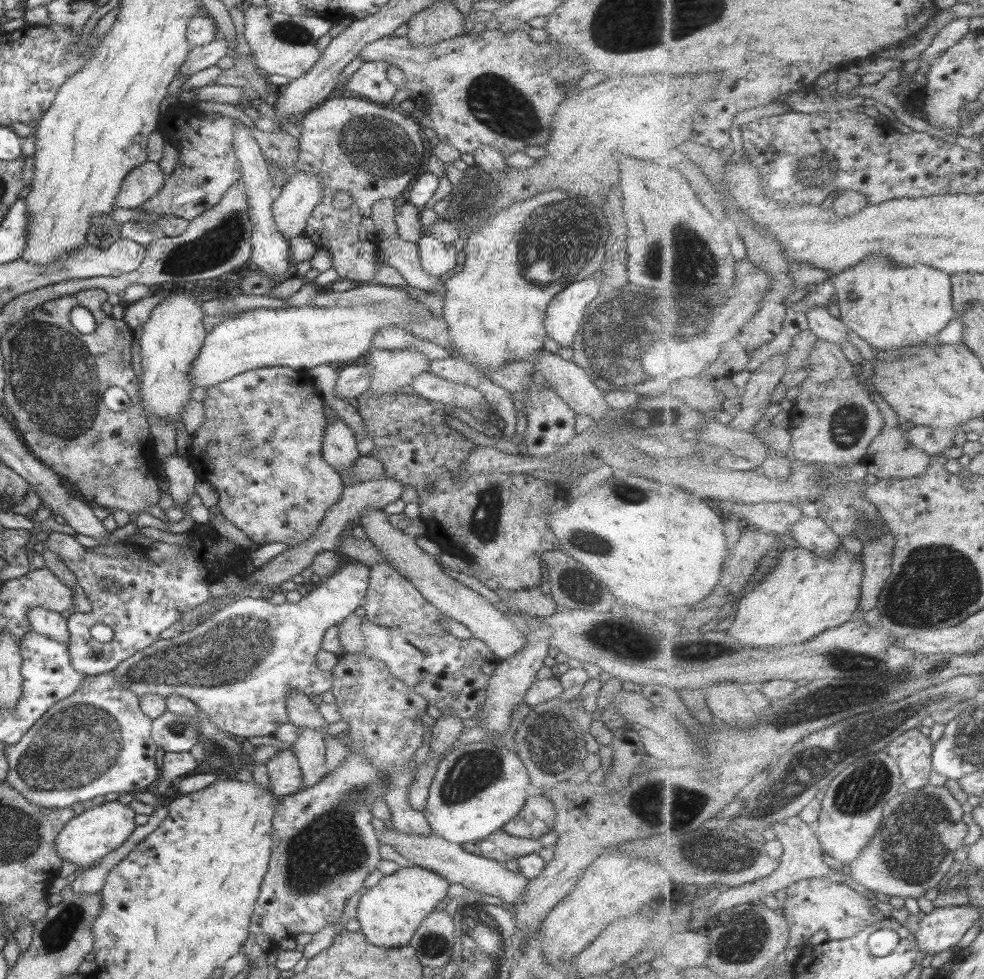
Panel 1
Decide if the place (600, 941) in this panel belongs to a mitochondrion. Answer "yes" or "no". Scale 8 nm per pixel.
no

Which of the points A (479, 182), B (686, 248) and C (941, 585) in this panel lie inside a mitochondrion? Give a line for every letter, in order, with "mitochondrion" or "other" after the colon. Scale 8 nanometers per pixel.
A: mitochondrion
B: mitochondrion
C: mitochondrion

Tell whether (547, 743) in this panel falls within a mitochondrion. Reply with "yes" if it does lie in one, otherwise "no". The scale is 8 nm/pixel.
yes

